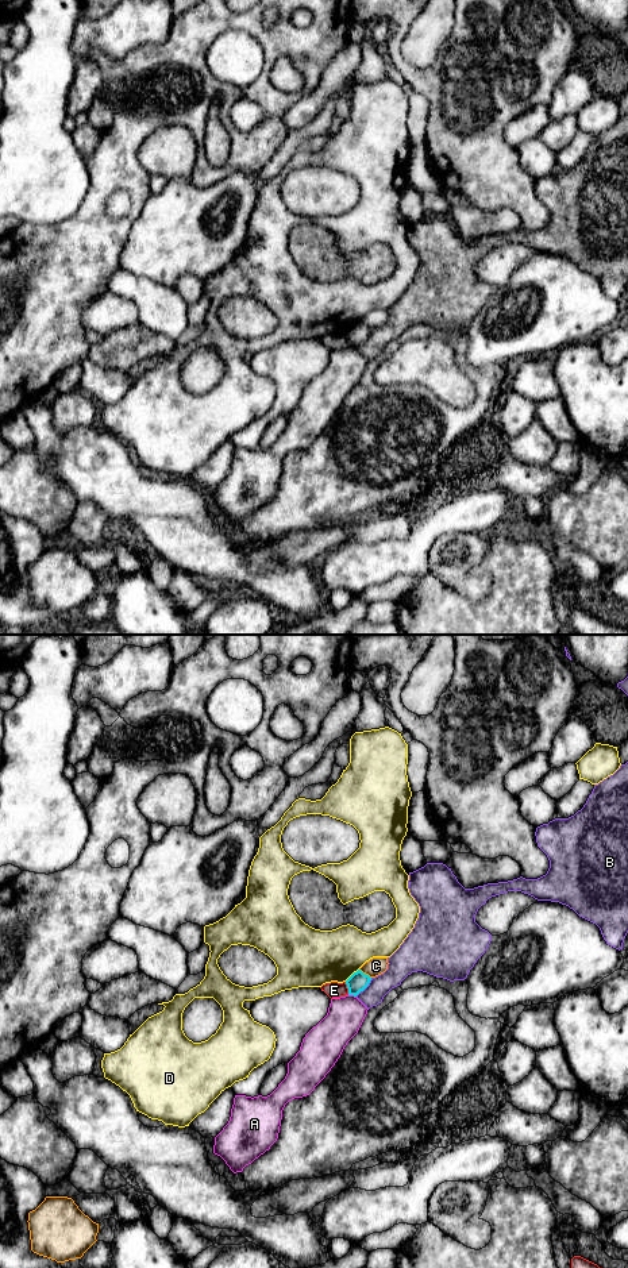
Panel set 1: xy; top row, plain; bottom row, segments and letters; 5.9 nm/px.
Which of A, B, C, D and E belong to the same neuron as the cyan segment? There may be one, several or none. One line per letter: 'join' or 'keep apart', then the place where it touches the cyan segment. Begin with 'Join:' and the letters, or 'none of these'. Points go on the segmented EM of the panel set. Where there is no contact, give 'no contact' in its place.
Join: none of these
A: keep apart; meets cyan in xy at (353, 994)
B: keep apart; meets cyan in xy at (365, 987)
C: keep apart; meets cyan in xy at (365, 974)
D: keep apart; meets cyan in xy at (353, 974)
E: keep apart; meets cyan in xy at (347, 987)

